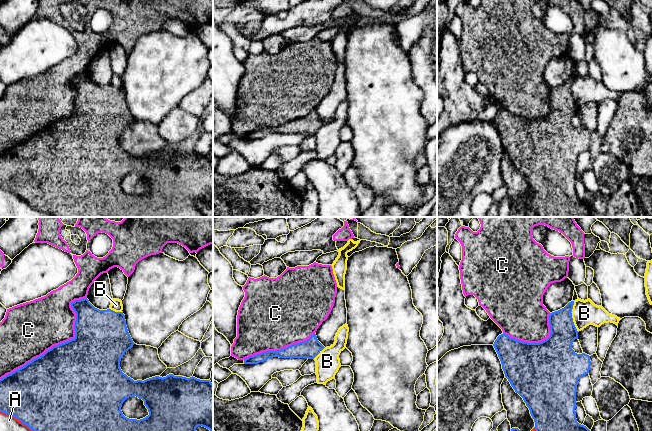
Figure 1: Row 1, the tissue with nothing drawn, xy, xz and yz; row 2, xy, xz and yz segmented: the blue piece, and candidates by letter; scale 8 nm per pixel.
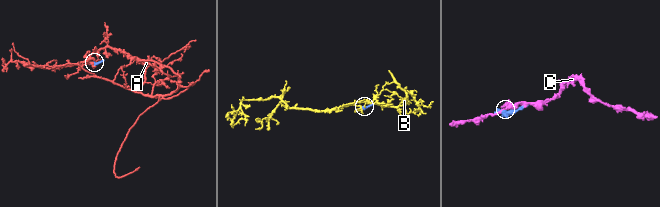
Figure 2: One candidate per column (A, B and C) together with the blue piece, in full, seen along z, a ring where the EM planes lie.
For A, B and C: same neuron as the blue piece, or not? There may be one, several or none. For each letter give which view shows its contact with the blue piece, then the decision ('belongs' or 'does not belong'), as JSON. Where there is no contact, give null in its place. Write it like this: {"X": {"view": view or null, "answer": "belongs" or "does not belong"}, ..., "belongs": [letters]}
{"A": {"view": "xy", "answer": "does not belong"}, "B": {"view": "yz", "answer": "does not belong"}, "C": {"view": "xy", "answer": "does not belong"}, "belongs": []}

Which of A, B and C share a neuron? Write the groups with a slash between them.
A / B / C

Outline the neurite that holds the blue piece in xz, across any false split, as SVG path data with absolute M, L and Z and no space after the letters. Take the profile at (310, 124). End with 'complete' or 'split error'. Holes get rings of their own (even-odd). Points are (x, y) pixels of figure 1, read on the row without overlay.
M314 109L304 118L293 120L281 126L266 127L254 132L249 132L244 135L244 140L258 140L273 133L314 135L324 124Z; complete

